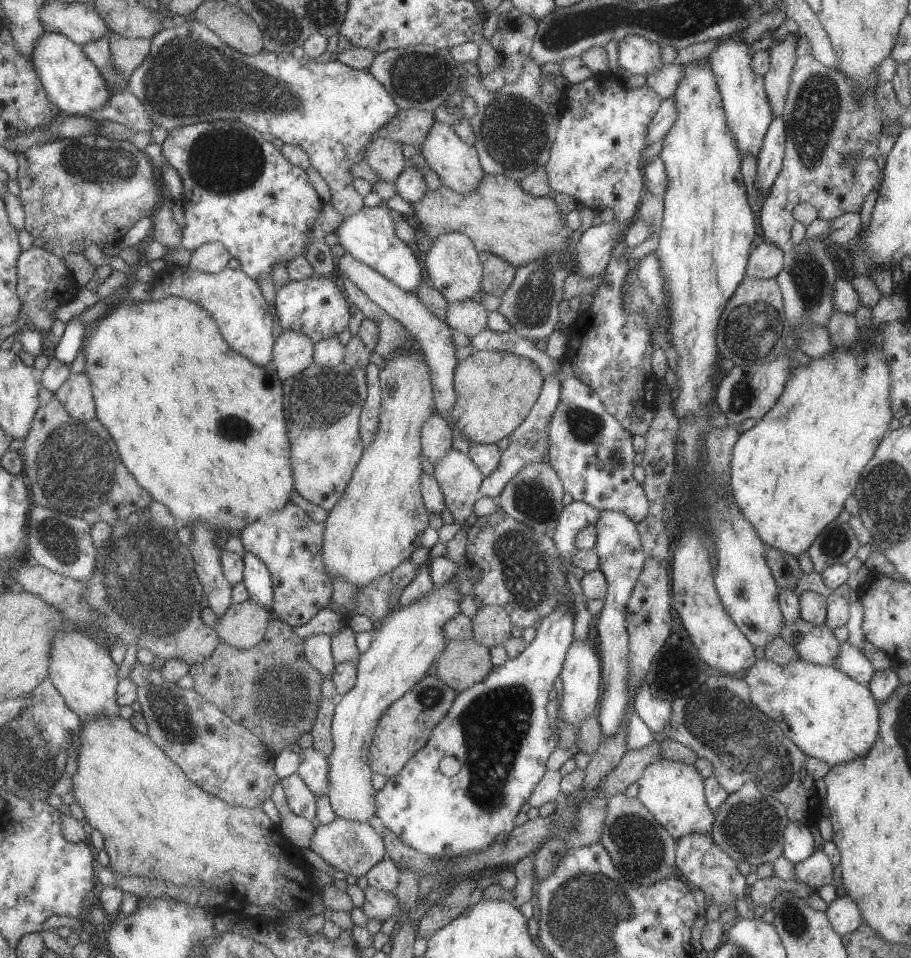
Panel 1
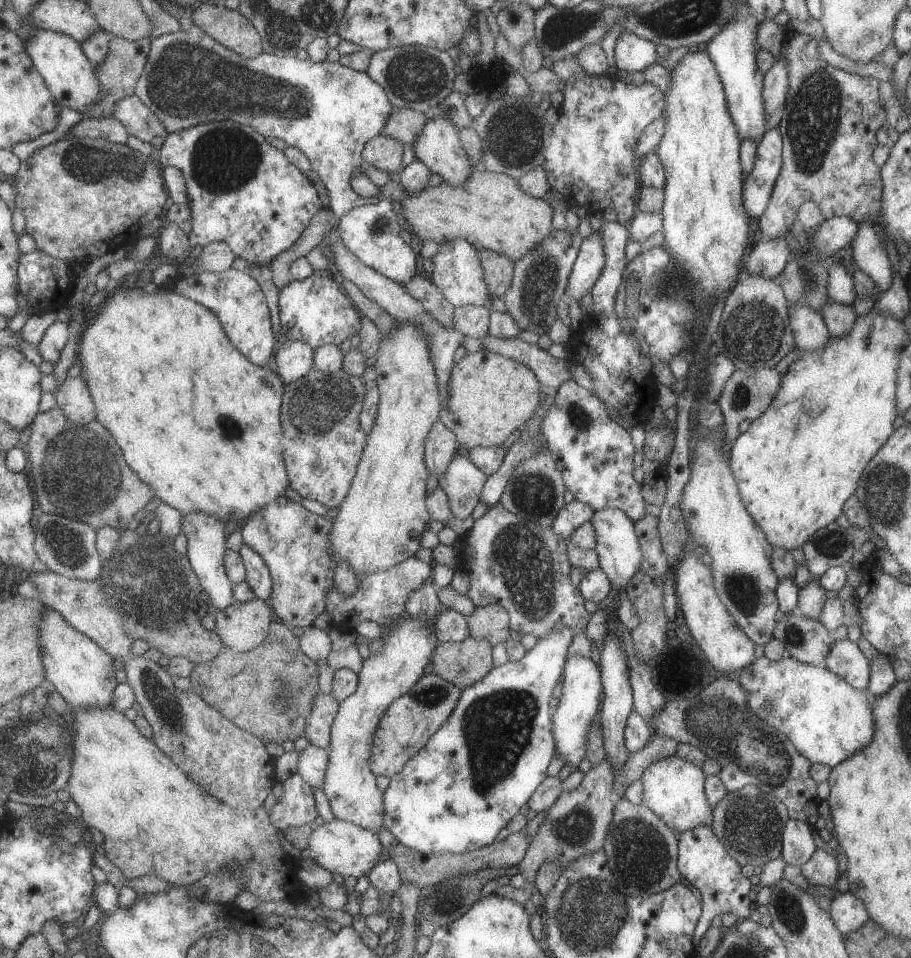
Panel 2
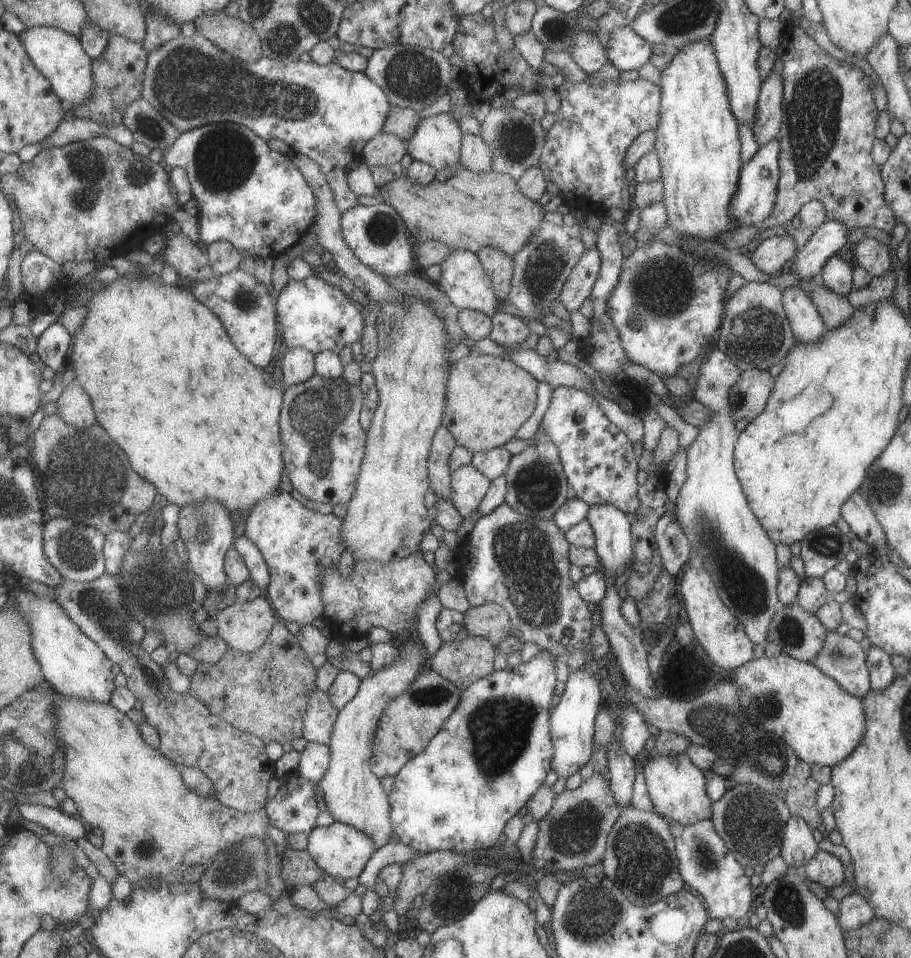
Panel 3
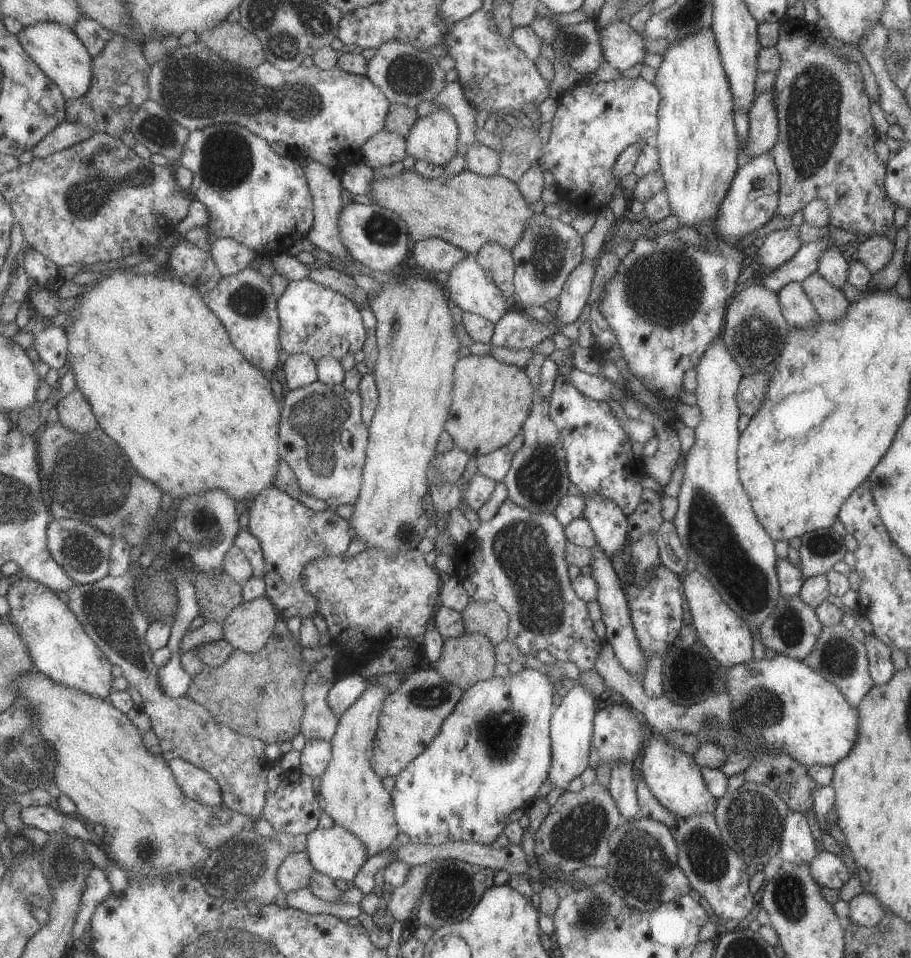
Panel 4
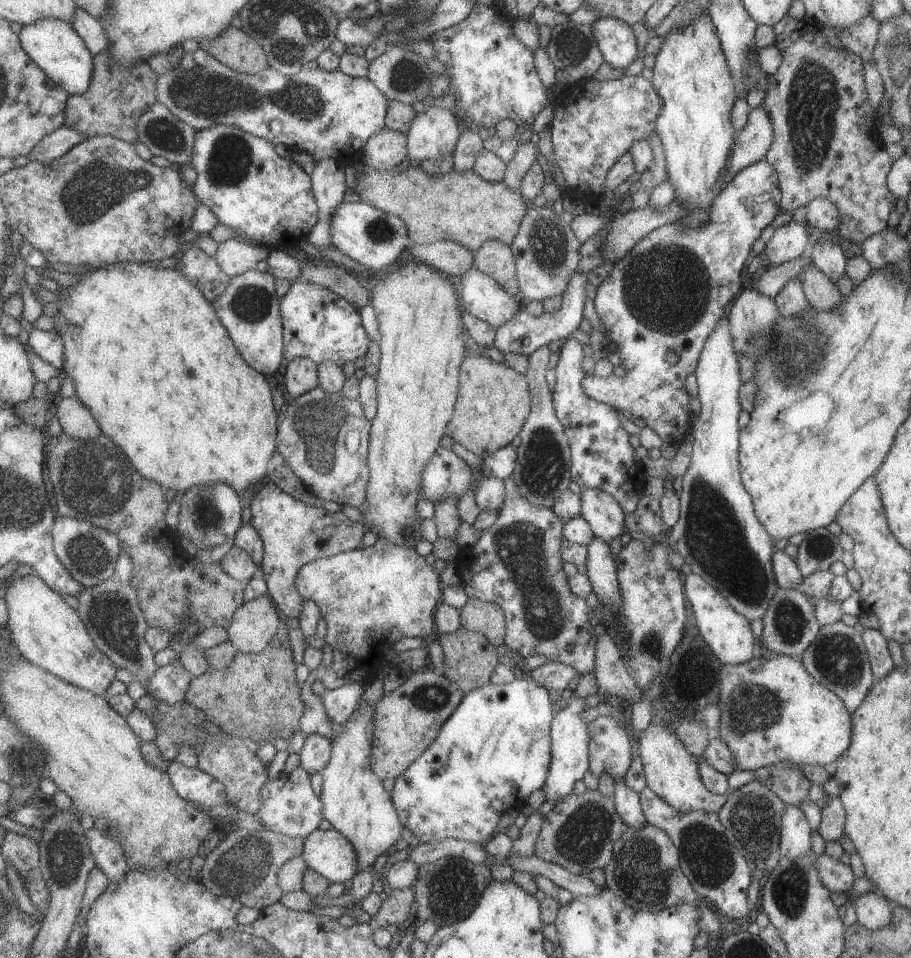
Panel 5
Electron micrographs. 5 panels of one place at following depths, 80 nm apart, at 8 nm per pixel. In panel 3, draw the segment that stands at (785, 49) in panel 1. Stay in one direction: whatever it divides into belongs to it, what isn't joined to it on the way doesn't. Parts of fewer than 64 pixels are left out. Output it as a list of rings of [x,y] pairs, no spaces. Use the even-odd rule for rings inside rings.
[[[780,74],[764,75],[756,102],[756,113],[751,130],[757,146],[777,138],[781,116],[782,82]]]

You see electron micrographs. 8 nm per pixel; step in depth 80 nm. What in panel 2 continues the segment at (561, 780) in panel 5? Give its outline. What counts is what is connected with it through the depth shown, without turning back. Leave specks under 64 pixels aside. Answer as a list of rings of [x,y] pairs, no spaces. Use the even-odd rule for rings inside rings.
[[[566,655],[562,676],[562,693],[550,718],[553,723],[550,731],[554,738],[557,758],[561,759],[563,766],[577,769],[581,758],[586,756],[586,738],[601,704],[600,670],[590,659],[581,658],[579,655]]]

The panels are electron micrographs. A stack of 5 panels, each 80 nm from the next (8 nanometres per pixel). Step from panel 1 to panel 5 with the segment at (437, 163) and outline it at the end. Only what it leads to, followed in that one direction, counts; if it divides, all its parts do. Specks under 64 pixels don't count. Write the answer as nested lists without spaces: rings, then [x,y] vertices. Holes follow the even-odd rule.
[[[427,106],[424,112],[416,113],[405,134],[408,158],[446,157],[457,144],[459,130],[458,120],[449,109]]]

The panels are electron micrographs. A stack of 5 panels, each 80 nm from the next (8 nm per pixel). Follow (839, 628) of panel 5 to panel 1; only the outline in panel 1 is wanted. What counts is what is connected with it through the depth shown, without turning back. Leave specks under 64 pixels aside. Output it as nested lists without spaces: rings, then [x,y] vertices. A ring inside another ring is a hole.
[[[847,640],[840,642],[831,667],[839,669],[845,676],[866,687],[874,673],[869,660]]]

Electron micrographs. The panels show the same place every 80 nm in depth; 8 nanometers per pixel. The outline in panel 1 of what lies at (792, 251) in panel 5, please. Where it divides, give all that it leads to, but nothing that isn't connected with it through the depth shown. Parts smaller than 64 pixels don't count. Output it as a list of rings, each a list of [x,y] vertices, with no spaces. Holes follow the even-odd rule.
[[[764,240],[751,250],[747,259],[745,277],[770,279],[782,269],[784,254],[785,250],[781,250]]]

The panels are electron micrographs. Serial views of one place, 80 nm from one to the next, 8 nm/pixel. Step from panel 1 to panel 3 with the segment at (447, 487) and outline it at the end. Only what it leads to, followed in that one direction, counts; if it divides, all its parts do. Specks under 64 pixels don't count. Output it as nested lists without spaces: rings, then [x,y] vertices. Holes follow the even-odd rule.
[[[467,463],[451,471],[450,481],[452,487],[449,500],[459,514],[467,519],[483,500],[490,480]]]

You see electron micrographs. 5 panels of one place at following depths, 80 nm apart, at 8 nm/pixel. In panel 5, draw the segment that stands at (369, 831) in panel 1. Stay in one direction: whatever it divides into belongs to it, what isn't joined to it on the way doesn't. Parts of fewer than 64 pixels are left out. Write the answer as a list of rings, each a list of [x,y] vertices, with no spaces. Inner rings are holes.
[[[315,829],[304,839],[300,857],[305,861],[309,869],[320,874],[329,884],[333,882],[345,882],[358,872],[356,865],[356,854],[351,843],[335,829],[326,831]]]

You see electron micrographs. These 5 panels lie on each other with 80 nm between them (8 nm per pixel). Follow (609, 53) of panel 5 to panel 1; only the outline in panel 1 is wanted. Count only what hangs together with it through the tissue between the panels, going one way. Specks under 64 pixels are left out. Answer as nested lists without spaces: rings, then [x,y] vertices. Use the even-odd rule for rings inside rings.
[[[625,36],[617,42],[618,66],[631,74],[647,76],[663,66],[661,47],[640,36]]]

